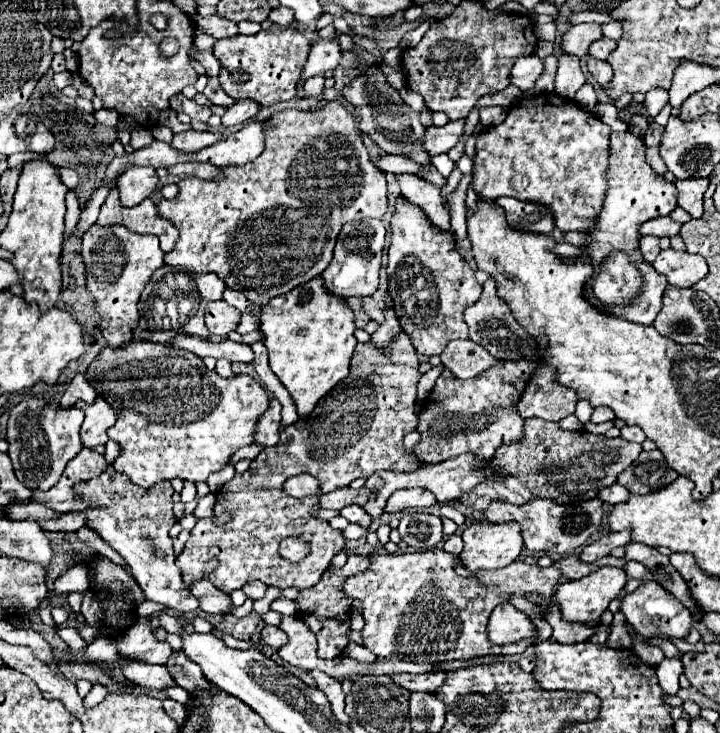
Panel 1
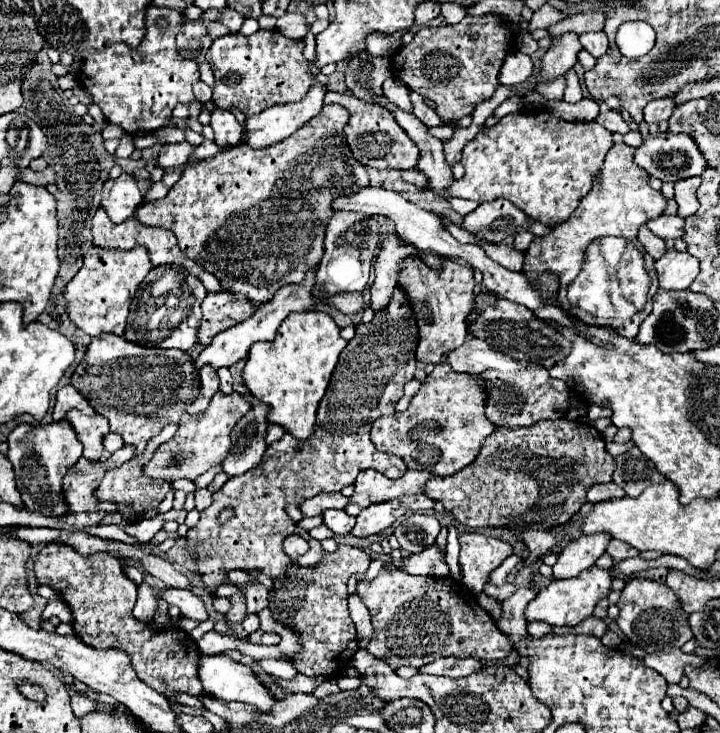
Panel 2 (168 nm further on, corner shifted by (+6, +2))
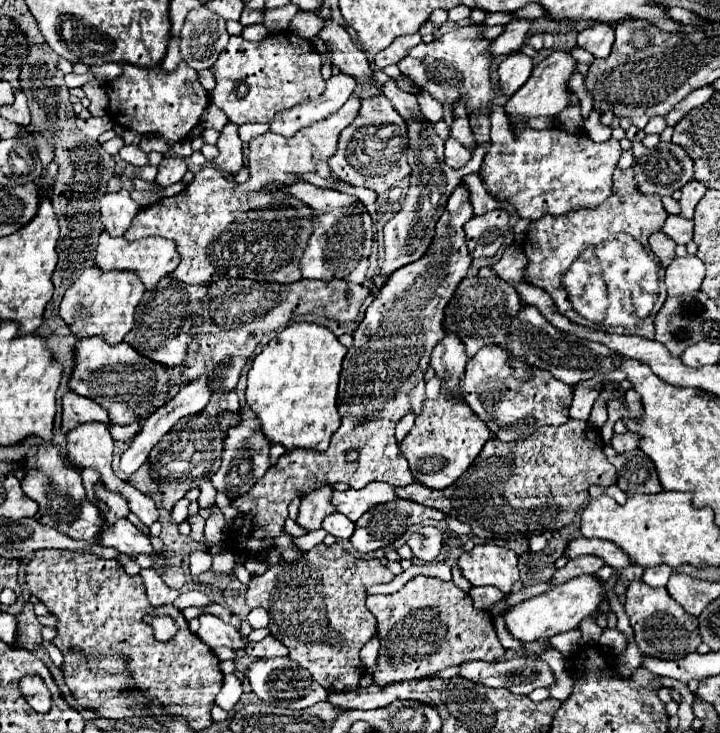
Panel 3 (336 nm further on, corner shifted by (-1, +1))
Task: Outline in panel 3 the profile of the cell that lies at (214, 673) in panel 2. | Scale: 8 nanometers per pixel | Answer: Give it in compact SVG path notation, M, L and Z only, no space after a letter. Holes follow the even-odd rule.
M230 673L230 675L224 675L224 681L222 681L222 689L216 697L216 705L222 707L224 711L232 711L234 705L240 701L242 697L242 685L240 685L240 679Z

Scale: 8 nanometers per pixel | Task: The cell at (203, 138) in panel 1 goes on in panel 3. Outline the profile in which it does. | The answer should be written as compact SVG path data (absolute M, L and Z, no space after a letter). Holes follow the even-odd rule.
M166 155L162 159L162 163L158 165L158 175L156 175L156 181L158 185L166 187L170 183L176 183L180 181L184 175L186 175L188 167L186 167L186 161L184 157L176 157L176 155Z

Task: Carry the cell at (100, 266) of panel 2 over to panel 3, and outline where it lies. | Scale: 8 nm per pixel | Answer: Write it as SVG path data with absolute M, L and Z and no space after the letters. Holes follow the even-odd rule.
M94 265L74 281L60 303L60 317L70 325L72 333L80 339L100 335L108 343L120 343L134 327L134 309L140 303L146 287L134 271L102 271Z

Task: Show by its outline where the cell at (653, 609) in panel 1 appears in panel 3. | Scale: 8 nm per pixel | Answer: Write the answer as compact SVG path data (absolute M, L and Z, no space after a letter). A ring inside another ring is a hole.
M632 581L626 591L626 605L624 605L630 625L636 635L636 645L644 655L658 657L658 659L680 659L682 655L688 655L696 651L696 647L702 643L696 617L688 615L674 599L668 595L664 587L650 587L644 581Z

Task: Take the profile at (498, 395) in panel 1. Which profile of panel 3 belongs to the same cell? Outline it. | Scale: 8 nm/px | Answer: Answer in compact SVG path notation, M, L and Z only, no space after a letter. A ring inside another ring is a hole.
M442 389L438 399L424 399L414 427L398 447L408 459L410 471L418 483L430 489L446 489L470 467L490 437L490 429L466 407L466 401L462 397L448 397L446 389Z

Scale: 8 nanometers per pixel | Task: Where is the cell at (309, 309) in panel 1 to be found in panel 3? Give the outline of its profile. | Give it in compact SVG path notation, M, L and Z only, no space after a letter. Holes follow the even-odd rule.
M292 323L282 329L264 349L254 357L254 363L248 371L248 387L246 401L250 409L258 415L262 423L264 435L270 443L282 443L286 449L314 449L326 451L332 433L340 427L340 415L336 409L336 393L338 393L338 377L342 359L348 349L338 341L338 337L324 325L318 323Z

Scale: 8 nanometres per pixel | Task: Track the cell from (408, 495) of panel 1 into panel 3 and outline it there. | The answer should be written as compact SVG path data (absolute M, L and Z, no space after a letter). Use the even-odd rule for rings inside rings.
M394 499L390 503L382 503L370 511L366 511L358 521L356 521L356 531L350 537L350 543L356 547L358 553L368 553L368 551L376 551L380 547L390 545L394 539L398 539L410 525L420 523L424 519L444 519L446 515L438 509L414 503L414 501L406 501L406 499Z

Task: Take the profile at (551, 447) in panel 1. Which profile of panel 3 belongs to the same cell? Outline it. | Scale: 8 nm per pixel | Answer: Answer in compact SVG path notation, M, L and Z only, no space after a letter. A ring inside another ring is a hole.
M568 419L564 425L540 427L518 443L488 439L482 455L474 459L474 467L446 491L430 491L422 483L410 483L398 487L398 495L468 521L472 533L480 539L516 541L568 527L590 497L588 487L612 483L616 483L616 469L604 455L598 427L588 421Z

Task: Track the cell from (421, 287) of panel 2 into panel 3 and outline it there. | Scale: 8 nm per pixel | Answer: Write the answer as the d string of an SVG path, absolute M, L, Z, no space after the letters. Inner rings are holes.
M444 329L444 339L436 343L432 357L430 357L430 367L438 373L442 381L446 381L448 393L446 395L458 395L460 393L460 377L464 373L464 367L468 363L466 347L458 343L458 335L450 335L450 331Z

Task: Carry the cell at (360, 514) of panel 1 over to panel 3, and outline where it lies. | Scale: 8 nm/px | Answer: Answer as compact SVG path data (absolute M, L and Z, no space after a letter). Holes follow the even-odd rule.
M332 513L324 519L322 529L326 529L336 539L350 539L350 535L354 533L354 523L350 519L346 519L346 515L342 515L342 513Z

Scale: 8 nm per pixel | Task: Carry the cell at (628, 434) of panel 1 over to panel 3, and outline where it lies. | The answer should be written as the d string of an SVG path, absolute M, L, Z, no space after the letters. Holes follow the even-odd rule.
M622 433L622 435L614 435L612 437L612 447L618 451L618 453L624 453L624 451L632 451L638 447L638 435L636 433Z

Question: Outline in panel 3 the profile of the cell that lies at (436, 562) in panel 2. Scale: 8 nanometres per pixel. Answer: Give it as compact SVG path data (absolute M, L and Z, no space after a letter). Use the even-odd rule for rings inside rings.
M316 545L308 555L292 561L272 565L264 575L252 577L246 593L246 603L250 607L266 607L270 615L270 633L288 647L288 657L298 661L300 667L312 673L312 679L318 681L328 691L352 691L358 687L358 681L364 673L358 651L360 647L376 633L376 619L366 609L366 587L376 583L388 583L394 575L388 567L382 567L378 559L362 559L354 553L344 551L340 545Z

